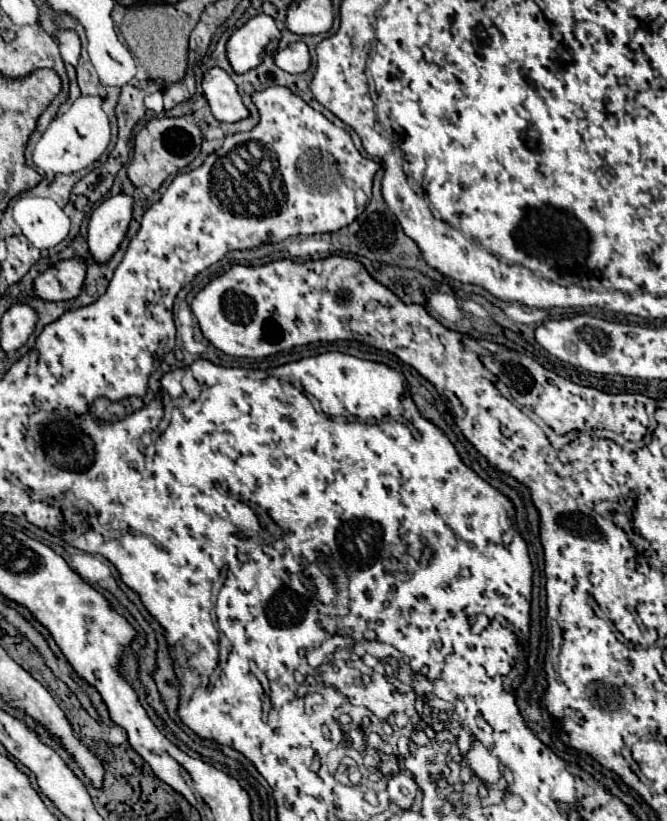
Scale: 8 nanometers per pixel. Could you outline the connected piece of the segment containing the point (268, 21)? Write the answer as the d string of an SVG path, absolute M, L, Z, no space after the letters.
M259 13L251 17L241 29L237 29L227 41L227 57L235 73L247 73L255 69L265 55L271 53L275 39L275 49L281 39L281 31L273 17Z

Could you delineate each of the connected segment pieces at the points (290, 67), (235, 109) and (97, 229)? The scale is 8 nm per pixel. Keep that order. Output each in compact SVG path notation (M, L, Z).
M297 41L297 43L291 43L289 47L277 51L275 63L287 73L303 73L311 65L311 55L309 55L307 45L303 41Z
M213 67L203 75L203 91L211 105L215 119L225 123L235 123L249 117L249 109L243 105L239 89L227 71Z
M127 193L113 195L101 203L89 221L89 249L95 261L105 263L119 247L133 219L133 197Z

